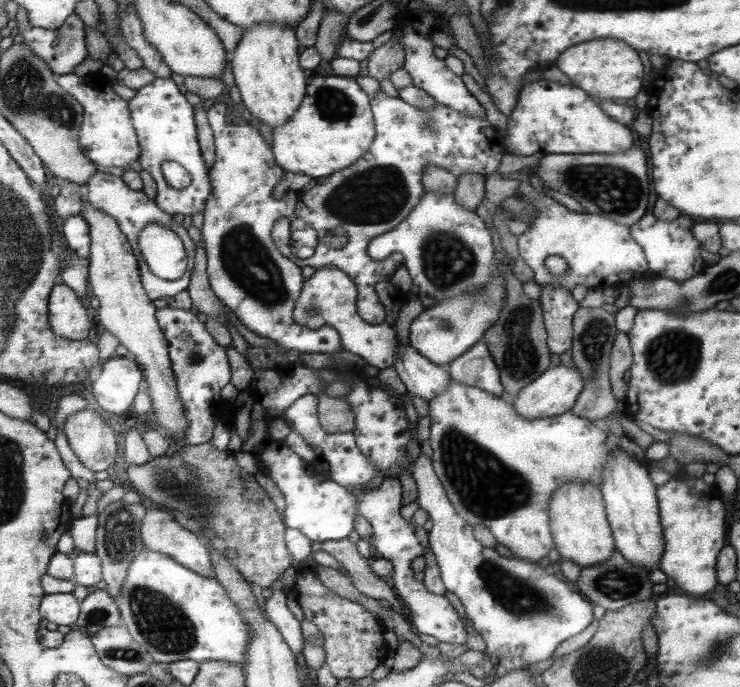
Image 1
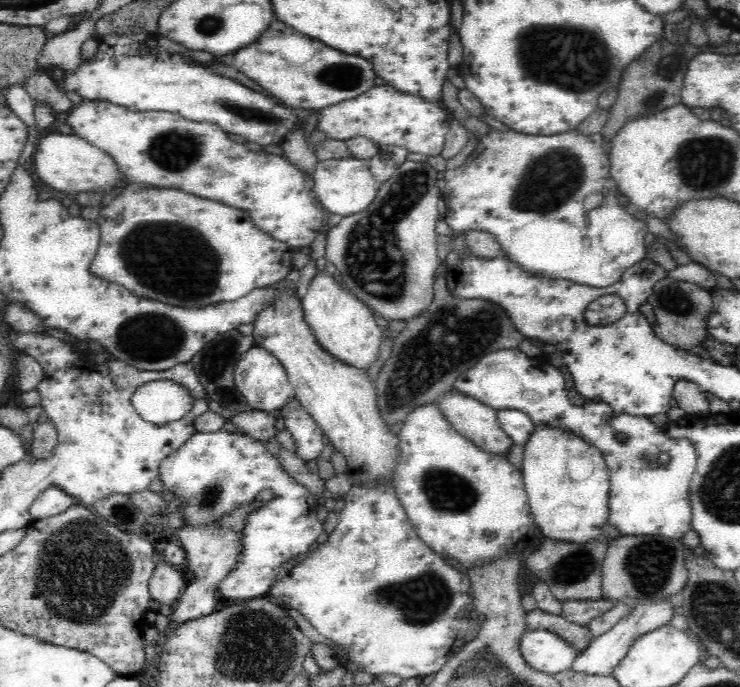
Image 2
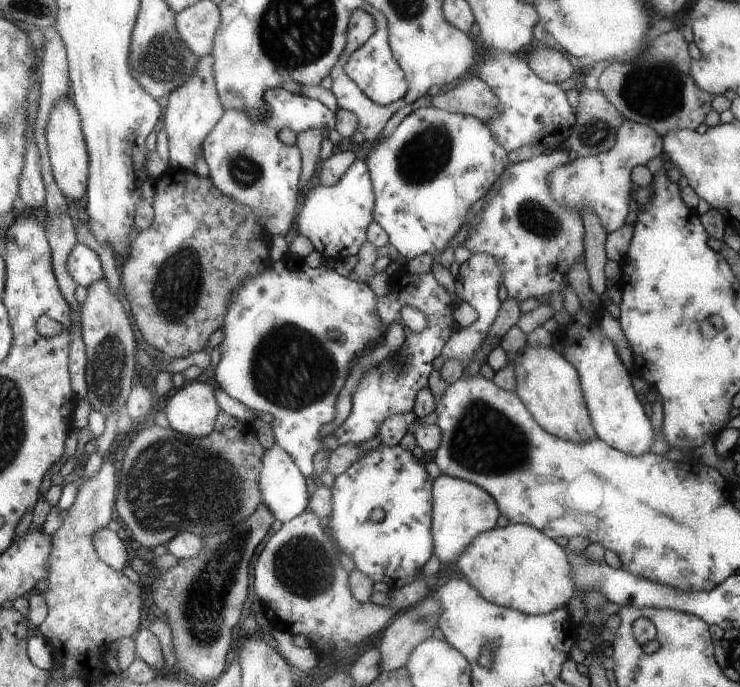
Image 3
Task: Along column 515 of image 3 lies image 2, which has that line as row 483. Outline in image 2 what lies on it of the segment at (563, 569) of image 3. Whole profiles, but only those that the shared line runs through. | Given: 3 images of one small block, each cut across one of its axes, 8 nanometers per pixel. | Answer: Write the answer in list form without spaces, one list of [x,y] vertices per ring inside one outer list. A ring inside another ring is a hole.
[[[536,426],[524,446],[522,464],[524,486],[528,494],[528,504],[534,514],[534,522],[546,540],[564,542],[602,542],[606,540],[604,528],[608,526],[608,496],[610,496],[610,468],[606,466],[602,452],[572,434],[570,430],[558,430],[554,426]]]

